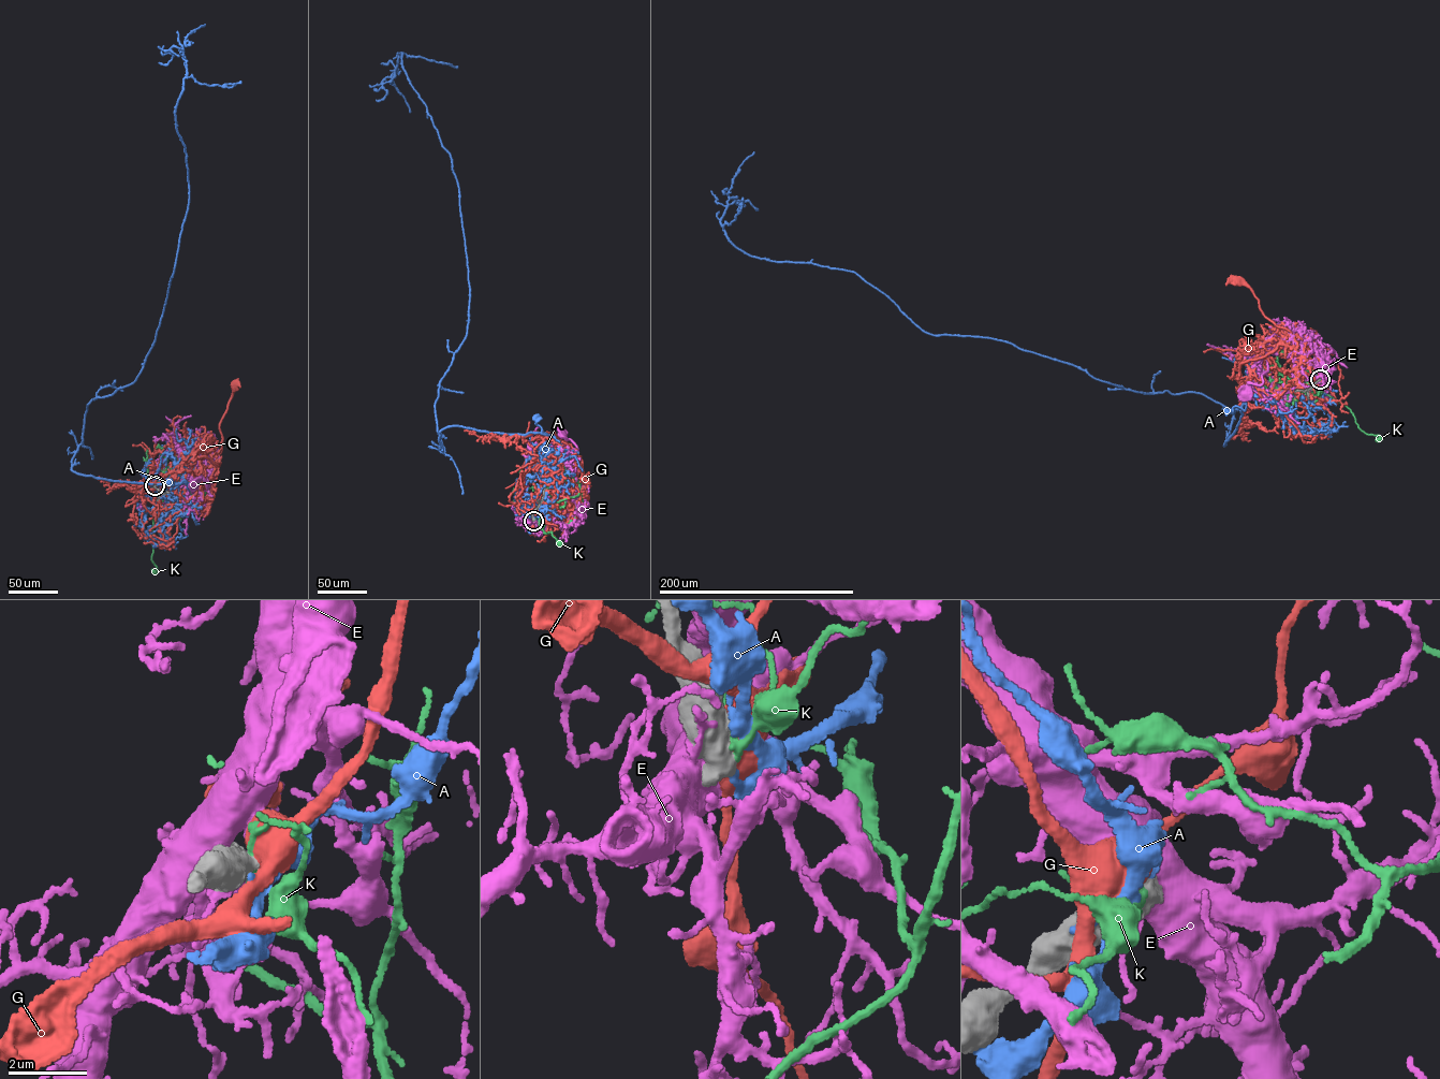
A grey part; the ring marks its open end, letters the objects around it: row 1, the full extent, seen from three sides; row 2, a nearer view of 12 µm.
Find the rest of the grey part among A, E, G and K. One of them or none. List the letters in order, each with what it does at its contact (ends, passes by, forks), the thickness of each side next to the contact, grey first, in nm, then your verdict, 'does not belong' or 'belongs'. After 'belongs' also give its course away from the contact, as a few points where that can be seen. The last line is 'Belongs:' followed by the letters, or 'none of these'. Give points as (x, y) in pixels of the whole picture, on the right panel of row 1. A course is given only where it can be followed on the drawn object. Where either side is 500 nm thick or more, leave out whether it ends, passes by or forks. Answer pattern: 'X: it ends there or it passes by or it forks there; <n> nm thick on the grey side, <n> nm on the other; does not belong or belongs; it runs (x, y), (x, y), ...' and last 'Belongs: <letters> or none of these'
A: 700 nm thick on the grey side, 240 nm on the other; does not belong
E: 850 nm thick on the grey side, 550 nm on the other; does not belong
G: 800 nm thick on the grey side, 800 nm on the other; does not belong
K: 850 nm thick on the grey side, 170 nm on the other; does not belong
Belongs: none of these

